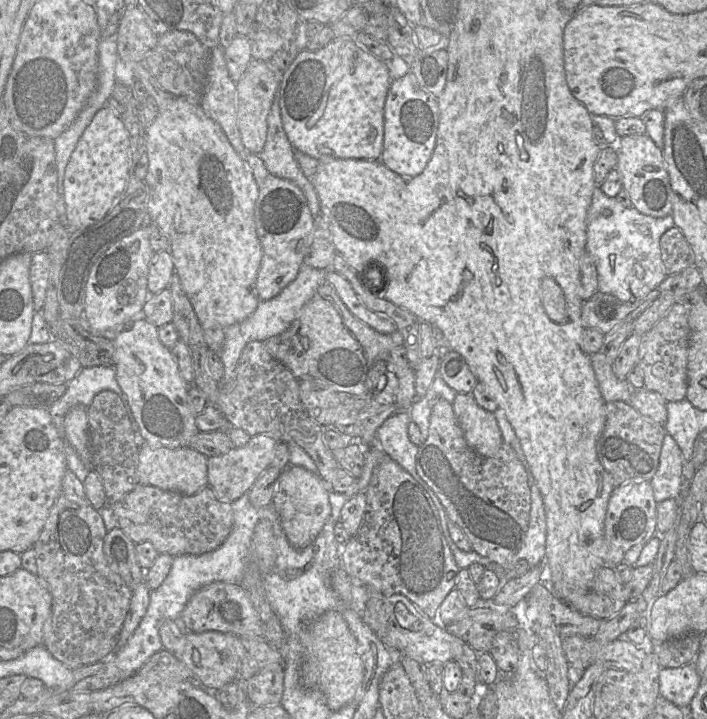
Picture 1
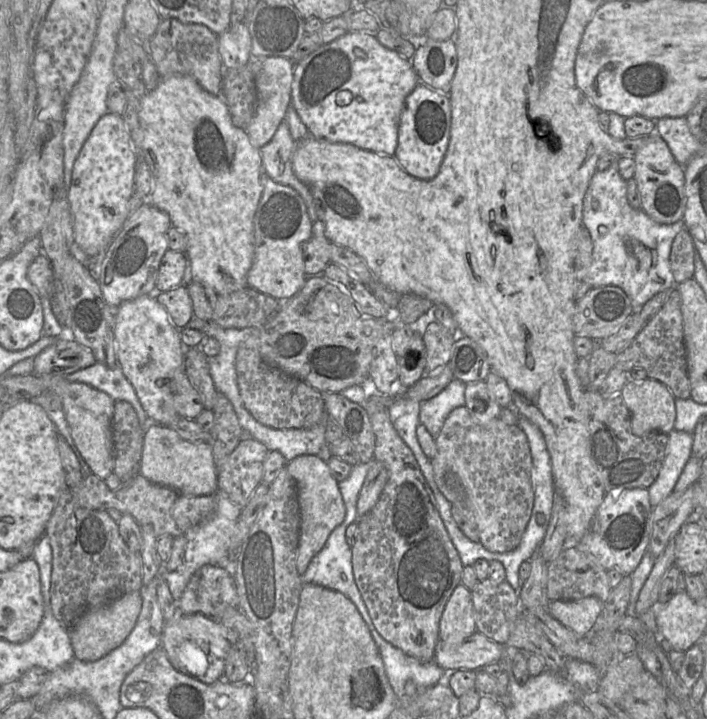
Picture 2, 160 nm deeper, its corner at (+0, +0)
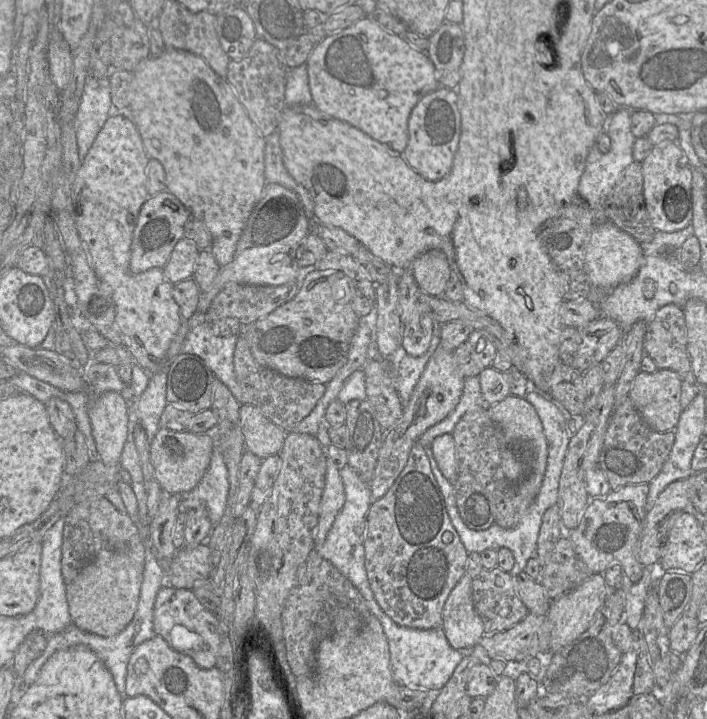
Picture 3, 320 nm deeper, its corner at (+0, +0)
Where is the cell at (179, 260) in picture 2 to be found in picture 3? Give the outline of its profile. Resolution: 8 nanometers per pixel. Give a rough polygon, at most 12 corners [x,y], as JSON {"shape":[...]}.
{"shape":[[182,237],[162,268],[176,284],[192,278],[199,251]]}

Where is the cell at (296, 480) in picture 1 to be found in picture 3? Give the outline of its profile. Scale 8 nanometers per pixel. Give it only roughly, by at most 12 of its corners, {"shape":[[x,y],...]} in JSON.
{"shape":[[327,459],[314,549],[320,548],[345,503],[337,469]]}

